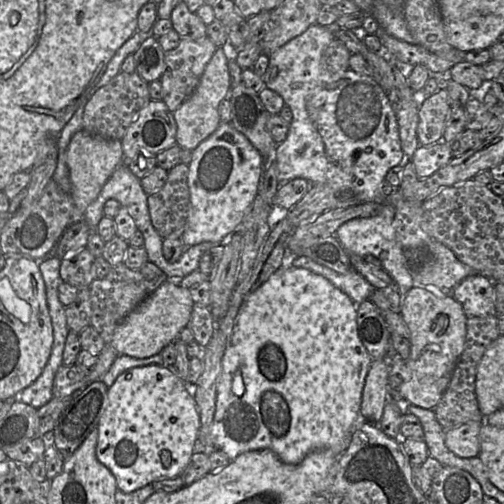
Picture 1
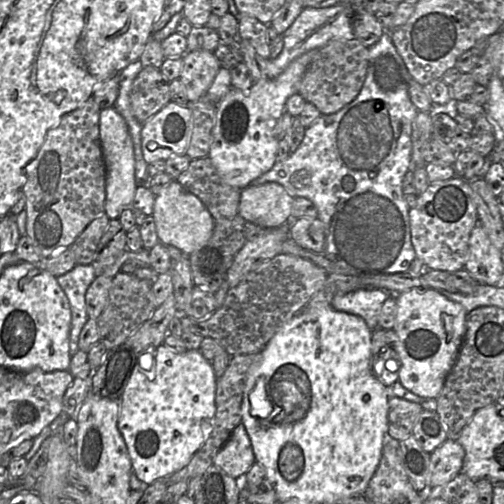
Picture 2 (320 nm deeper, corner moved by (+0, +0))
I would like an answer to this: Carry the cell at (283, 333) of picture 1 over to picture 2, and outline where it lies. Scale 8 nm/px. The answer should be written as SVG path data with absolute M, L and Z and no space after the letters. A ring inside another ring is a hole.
M328 305L327 307L311 307L298 312L275 332L261 350L260 363L245 382L241 404L241 423L245 426L251 439L255 462L259 462L265 467L266 479L274 486L278 501L297 498L318 503L333 503L343 498L364 493L378 467L384 445L384 437L389 437L387 434L389 387L384 387L372 373L371 339L372 330L362 317L335 310L331 305Z

